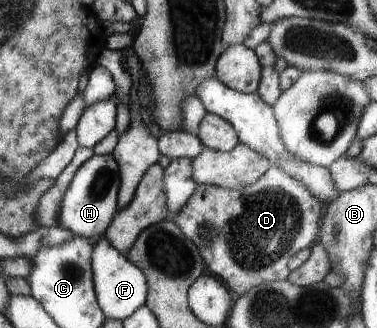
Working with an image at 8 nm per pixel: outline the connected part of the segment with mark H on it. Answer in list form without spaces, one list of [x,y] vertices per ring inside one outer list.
[[[94,155],[76,173],[68,187],[59,214],[59,228],[72,231],[76,236],[102,237],[117,214],[120,195],[120,165],[113,155]]]

